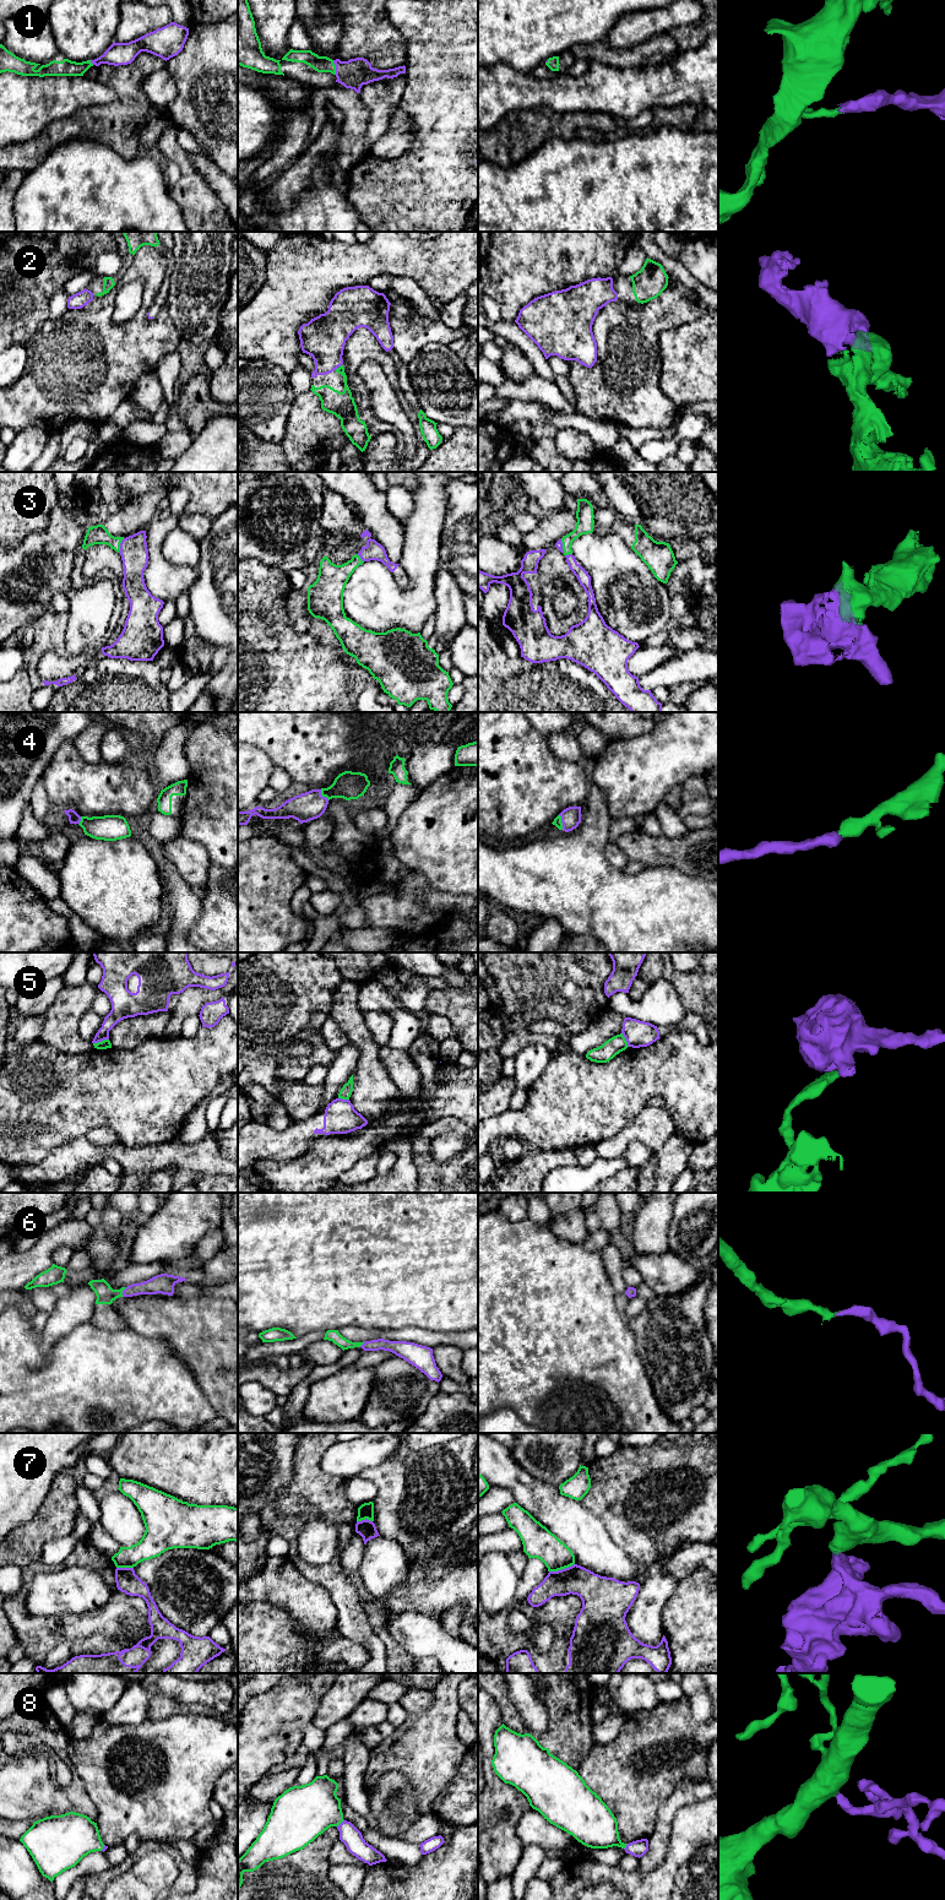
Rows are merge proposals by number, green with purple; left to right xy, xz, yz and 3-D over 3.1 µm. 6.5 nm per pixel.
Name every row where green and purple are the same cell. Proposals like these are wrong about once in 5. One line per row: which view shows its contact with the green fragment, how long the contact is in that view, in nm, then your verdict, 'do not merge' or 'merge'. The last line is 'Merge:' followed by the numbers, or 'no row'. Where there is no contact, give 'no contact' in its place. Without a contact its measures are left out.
1: meets green in xz; contact 100 nm long; merge
2: no contact; merge
3: meets green in xy; contact 100 nm long; merge
4: meets green in yz; contact 110 nm long; merge
5: meets green in xy; contact 110 nm long; do not merge
6: meets green in xy; contact 70 nm long; merge
7: meets green in yz; contact 180 nm long; do not merge
8: meets green in xz; contact 70 nm long; merge
Merge: 1, 2, 3, 4, 6, 8

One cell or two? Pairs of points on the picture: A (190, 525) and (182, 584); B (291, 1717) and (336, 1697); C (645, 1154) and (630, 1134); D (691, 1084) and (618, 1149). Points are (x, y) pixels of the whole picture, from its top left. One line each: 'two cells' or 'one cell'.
A: two cells
B: two cells
C: two cells
D: two cells

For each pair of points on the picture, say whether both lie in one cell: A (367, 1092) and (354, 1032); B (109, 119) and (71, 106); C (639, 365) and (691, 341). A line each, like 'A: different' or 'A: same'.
A: same
B: different
C: different

